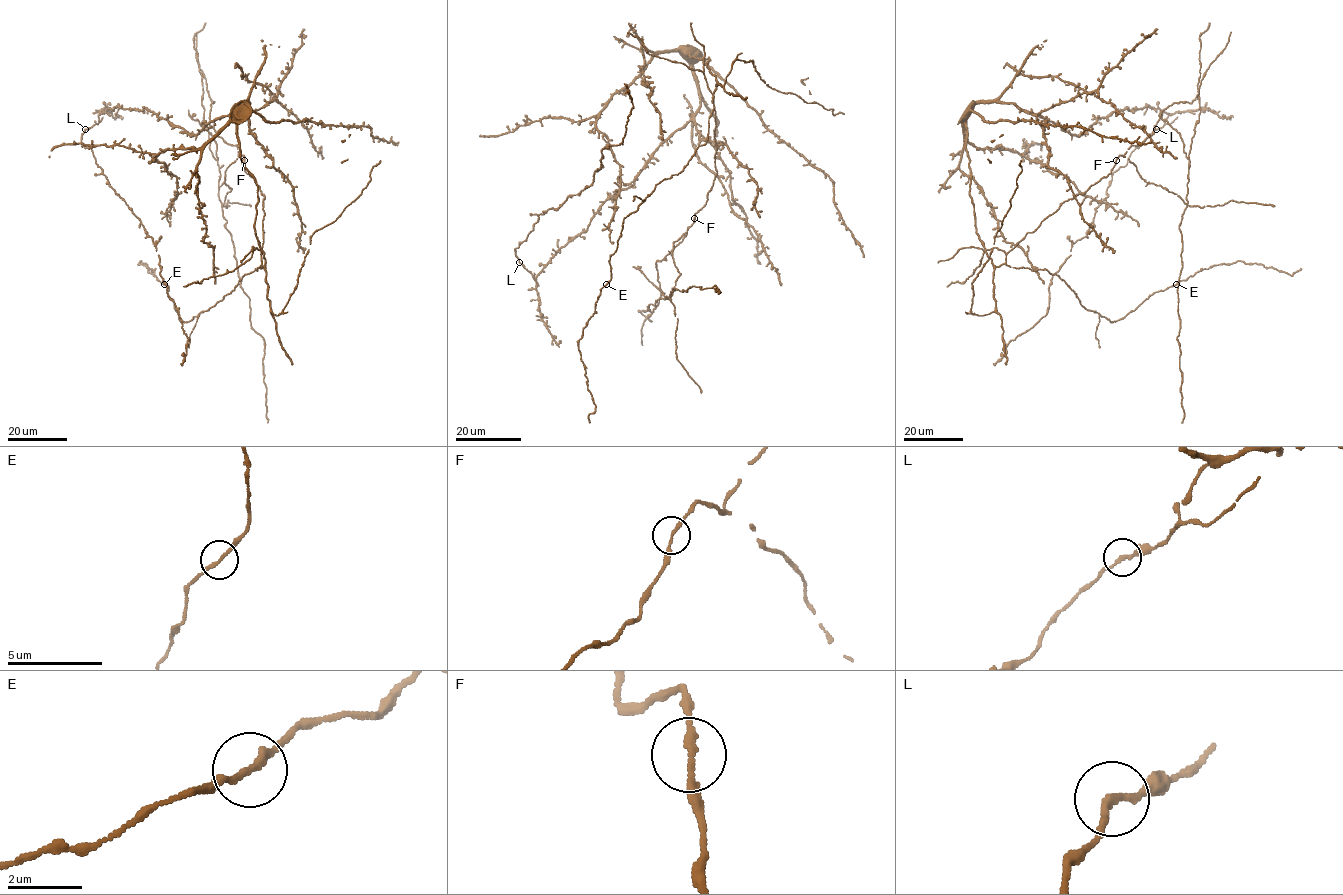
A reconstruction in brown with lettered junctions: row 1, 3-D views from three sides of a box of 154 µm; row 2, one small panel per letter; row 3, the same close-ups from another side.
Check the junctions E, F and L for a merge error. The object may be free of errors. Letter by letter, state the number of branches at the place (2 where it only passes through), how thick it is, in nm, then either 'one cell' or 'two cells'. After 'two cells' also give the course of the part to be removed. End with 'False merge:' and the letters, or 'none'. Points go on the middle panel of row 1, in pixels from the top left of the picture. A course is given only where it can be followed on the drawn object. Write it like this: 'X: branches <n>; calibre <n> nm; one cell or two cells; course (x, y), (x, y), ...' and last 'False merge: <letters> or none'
E: branches 2; calibre 200 nm; one cell
F: branches 2; calibre 180 nm; one cell
L: branches 2; calibre 170 nm; one cell
False merge: none

